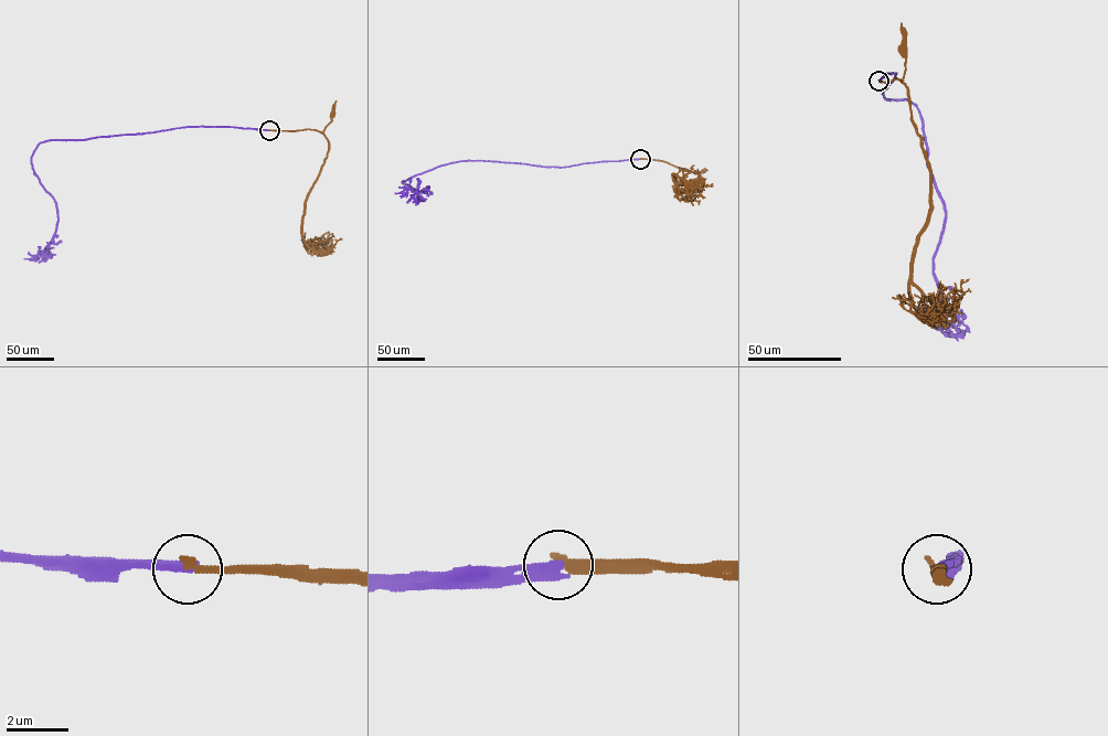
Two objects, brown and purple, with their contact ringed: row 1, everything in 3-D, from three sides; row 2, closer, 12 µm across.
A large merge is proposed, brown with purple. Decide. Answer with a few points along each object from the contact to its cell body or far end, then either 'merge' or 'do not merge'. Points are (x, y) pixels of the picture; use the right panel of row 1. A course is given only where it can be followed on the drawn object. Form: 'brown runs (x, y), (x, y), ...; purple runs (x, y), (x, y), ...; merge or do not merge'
brown runs (879, 81), (898, 80), (906, 87), (903, 78), (905, 68), (903, 50); purple runs (879, 81), (896, 73), (883, 95), (914, 104), (923, 120), (945, 211), (934, 262), (946, 332); merge

